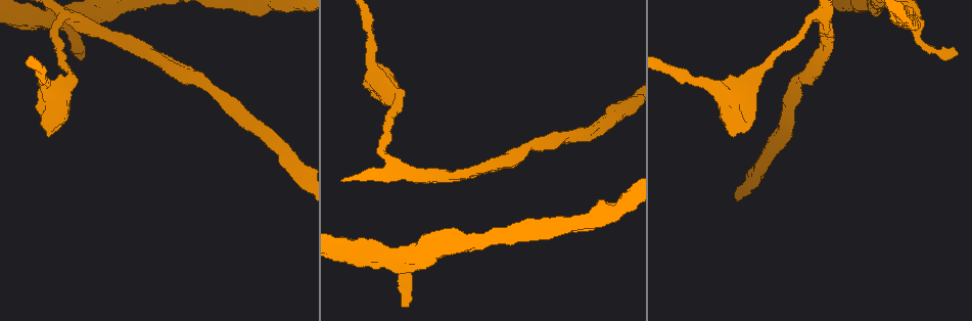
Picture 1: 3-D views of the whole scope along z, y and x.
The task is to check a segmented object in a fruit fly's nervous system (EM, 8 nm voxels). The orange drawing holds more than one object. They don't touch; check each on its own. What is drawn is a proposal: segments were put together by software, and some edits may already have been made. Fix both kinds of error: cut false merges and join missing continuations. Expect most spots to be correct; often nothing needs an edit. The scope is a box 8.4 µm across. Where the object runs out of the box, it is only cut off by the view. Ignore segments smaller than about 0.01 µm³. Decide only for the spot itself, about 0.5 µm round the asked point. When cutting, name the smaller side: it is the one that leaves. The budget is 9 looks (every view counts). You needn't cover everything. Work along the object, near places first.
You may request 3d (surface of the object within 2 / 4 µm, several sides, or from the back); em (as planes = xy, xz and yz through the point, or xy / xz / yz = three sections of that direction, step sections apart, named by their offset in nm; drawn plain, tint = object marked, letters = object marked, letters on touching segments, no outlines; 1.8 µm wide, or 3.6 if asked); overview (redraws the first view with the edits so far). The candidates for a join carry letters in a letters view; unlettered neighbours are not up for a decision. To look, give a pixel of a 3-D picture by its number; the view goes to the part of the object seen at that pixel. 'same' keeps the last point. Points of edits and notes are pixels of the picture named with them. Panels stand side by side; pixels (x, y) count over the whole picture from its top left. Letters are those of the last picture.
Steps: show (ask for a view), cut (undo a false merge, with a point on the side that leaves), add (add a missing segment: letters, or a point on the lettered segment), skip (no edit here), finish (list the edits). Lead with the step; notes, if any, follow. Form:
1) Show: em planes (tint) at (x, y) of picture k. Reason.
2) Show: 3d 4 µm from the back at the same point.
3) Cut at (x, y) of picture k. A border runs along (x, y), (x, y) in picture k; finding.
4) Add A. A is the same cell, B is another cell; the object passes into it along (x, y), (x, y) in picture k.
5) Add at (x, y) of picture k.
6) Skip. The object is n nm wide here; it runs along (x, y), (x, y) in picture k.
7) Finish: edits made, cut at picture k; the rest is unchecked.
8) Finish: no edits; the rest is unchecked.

Show: 3d 4 µm at (402, 307) of picture 1. Free end.

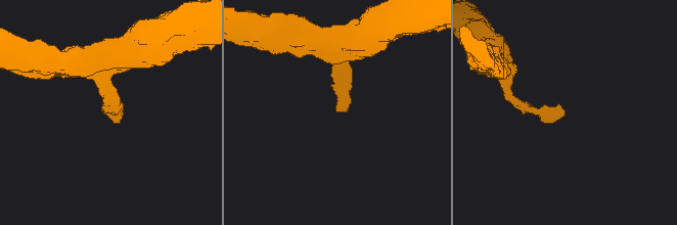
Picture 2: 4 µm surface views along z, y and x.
Show: em planes (letters) at (564, 112) of picture 2.

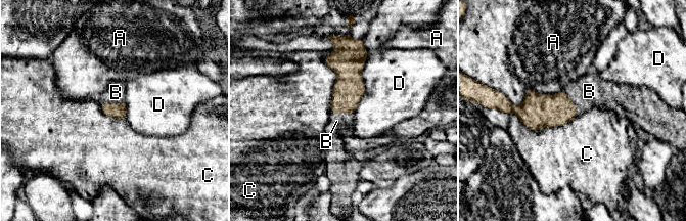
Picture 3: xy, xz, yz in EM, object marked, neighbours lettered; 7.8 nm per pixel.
Add B. The object is 130 nm wide here; B is the same cell, A, C and D are other cells; the object passes into it along (541, 111), (572, 102), (589, 91) in picture 3; it goes on there.

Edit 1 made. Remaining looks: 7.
Show: 3d 4 µm at (532, 146) of picture 1. A narrow waist.

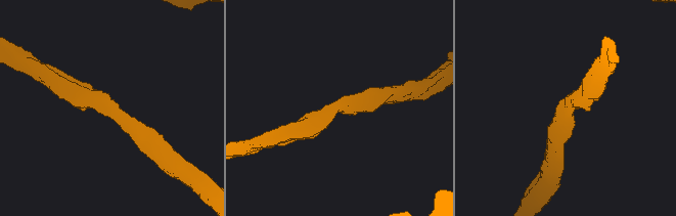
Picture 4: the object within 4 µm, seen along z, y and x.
Show: em planes (letters) at (341, 107) of picture 4. The arms are 320, 340 nm wide.

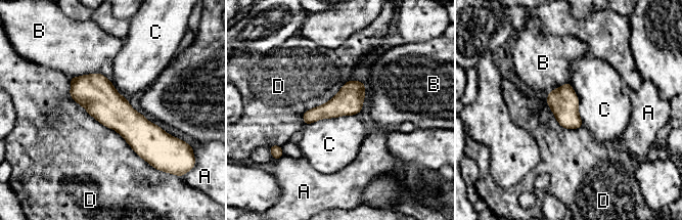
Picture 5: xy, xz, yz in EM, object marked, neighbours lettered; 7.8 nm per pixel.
Skip. The object is 220 nm wide here; A, B, C and D are other cells; it runs along (73, 79), (145, 138), (164, 139) in picture 5; all the same neuron.

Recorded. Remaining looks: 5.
Show: 3d 4 µm at (63, 15) of picture 1. Sharp bend.

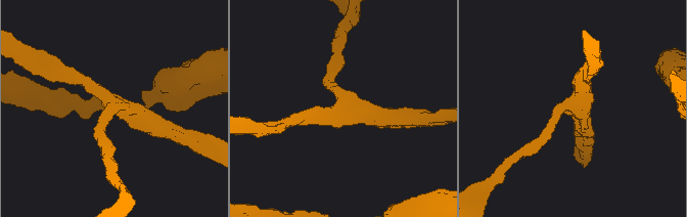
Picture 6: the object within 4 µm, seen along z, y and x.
Show: em planes (letters) at (344, 108) of picture 6. 3 arms meet here; the arms are 180, 220, 300 nm wide.

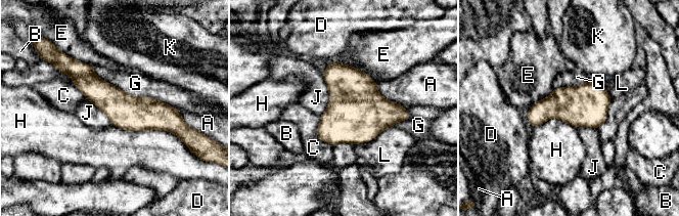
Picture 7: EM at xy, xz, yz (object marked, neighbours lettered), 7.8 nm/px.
Skip. A, B, C, D, E, G, H, J, K and L are other cells; it runs along (66, 71), (124, 111), (176, 113) in picture 7; all the same neuron.

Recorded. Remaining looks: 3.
Show: em 3.6 µm planes (letters) at (388, 89) of picture 1.

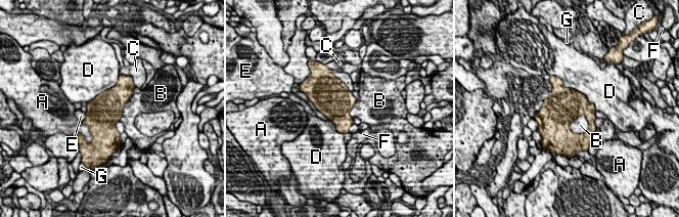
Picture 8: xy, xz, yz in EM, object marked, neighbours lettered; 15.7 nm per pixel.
Skip. The object is 500 nm wide here; A, B, C, D, E, F and G are other cells; a border runs along (584, 115), (571, 122), (572, 132) in picture 8; one neuron here.

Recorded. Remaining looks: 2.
Finish: edits made, add at picture 3; the rest is unchecked.

